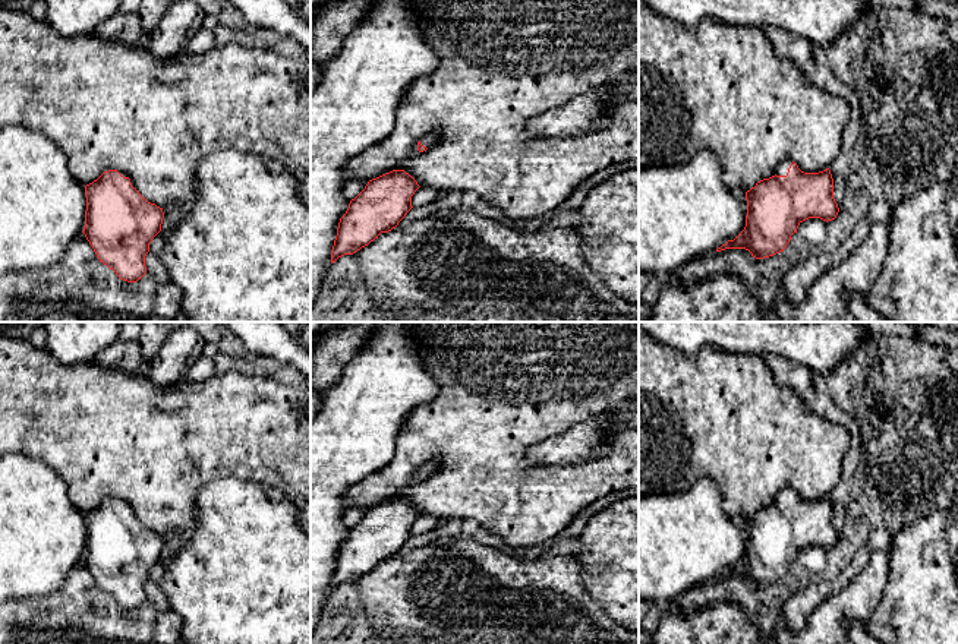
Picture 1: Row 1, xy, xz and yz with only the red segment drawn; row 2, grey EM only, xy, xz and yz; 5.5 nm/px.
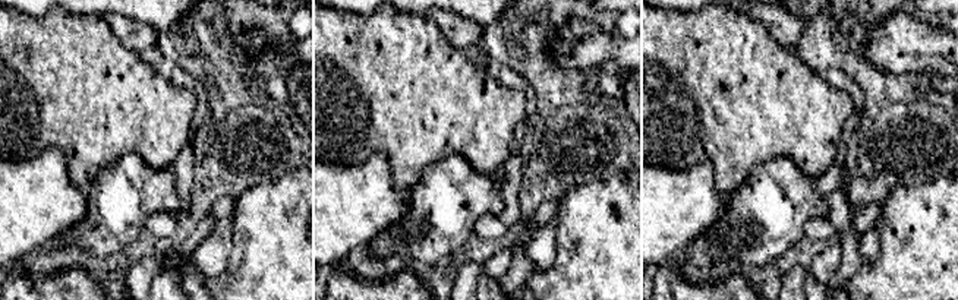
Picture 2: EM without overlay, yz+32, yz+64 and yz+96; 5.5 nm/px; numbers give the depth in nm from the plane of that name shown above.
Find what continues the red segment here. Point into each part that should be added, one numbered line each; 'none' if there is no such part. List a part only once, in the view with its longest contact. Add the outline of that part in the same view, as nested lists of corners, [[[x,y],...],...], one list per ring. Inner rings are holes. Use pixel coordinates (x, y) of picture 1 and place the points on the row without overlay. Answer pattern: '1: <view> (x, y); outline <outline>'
1: yz (782, 496); outline [[[792,487],[782,489],[776,496],[776,503],[787,503],[791,490]]]

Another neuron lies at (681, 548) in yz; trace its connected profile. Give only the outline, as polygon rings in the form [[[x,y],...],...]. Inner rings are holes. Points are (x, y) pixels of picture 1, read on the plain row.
[[[710,477],[680,493],[639,495],[639,599],[678,604],[746,555],[746,520],[729,518]]]

